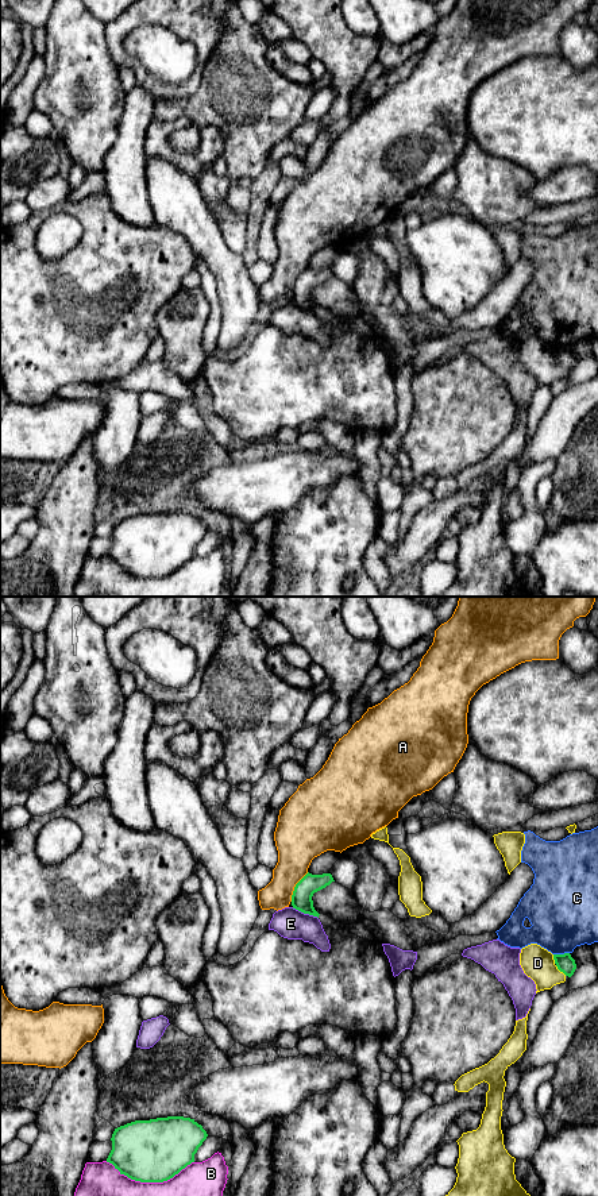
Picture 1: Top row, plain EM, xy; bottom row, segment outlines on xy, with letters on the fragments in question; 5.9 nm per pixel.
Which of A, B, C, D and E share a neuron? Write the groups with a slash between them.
A / B / C / D / E

